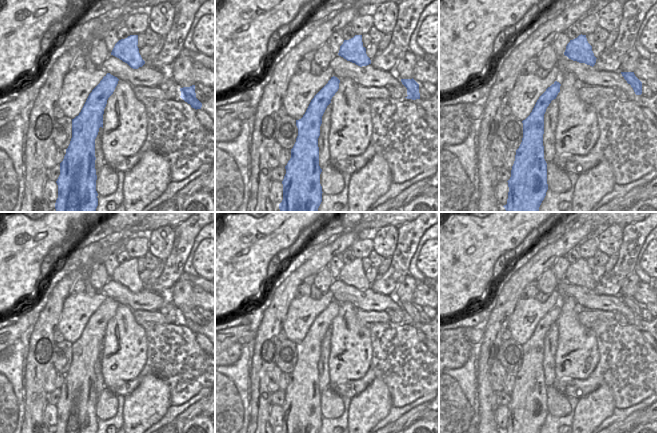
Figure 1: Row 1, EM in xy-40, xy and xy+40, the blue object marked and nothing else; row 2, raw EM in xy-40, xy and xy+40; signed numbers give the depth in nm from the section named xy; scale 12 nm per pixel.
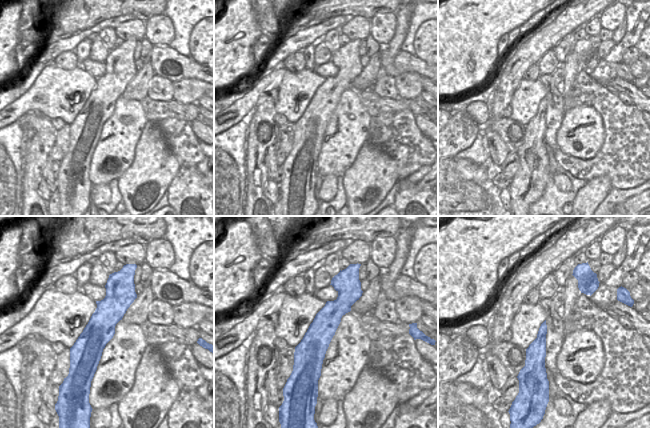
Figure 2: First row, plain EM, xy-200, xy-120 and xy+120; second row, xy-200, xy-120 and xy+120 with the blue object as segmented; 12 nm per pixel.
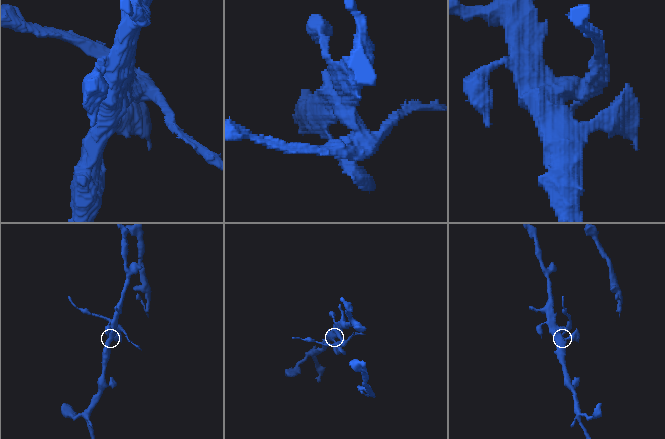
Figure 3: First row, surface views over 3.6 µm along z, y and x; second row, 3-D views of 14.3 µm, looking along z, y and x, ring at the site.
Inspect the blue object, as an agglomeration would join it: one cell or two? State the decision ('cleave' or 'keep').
cleave

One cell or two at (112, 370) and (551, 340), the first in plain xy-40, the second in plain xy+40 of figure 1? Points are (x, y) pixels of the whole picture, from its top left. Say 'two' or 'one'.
two

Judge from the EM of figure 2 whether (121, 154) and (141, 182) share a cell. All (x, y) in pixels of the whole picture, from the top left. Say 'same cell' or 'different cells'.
different cells

